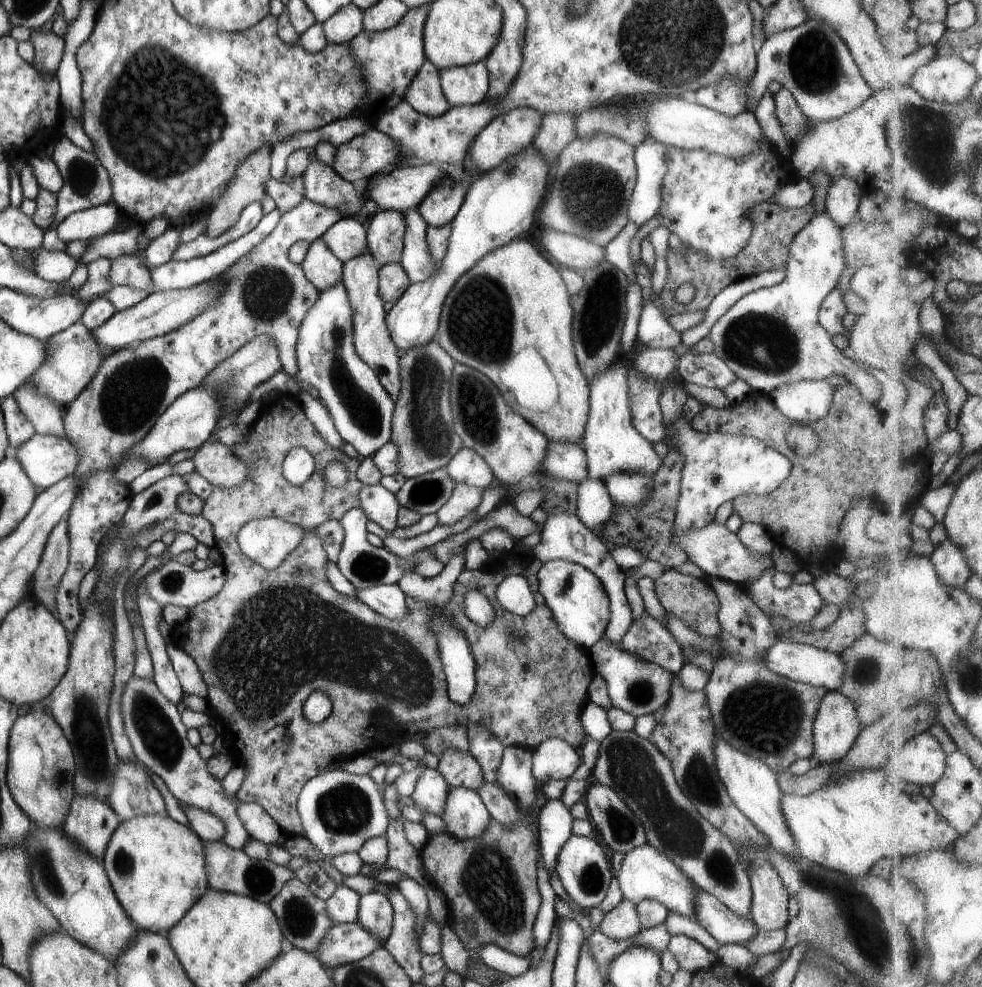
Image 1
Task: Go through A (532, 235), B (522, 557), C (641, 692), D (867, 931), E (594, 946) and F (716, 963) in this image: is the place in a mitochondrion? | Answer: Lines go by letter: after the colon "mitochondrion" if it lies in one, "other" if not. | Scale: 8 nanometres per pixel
A: other
B: other
C: mitochondrion
D: mitochondrion
E: other
F: other

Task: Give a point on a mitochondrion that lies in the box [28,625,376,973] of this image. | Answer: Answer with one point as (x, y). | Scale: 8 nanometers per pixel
(97, 771)

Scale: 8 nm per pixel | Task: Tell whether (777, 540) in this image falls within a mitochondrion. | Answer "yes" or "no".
no

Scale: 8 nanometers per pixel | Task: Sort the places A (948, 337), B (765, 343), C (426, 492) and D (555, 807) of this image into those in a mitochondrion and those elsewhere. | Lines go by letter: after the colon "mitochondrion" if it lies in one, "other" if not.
A: other
B: mitochondrion
C: mitochondrion
D: other

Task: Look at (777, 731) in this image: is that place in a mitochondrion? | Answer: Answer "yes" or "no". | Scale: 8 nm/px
yes

